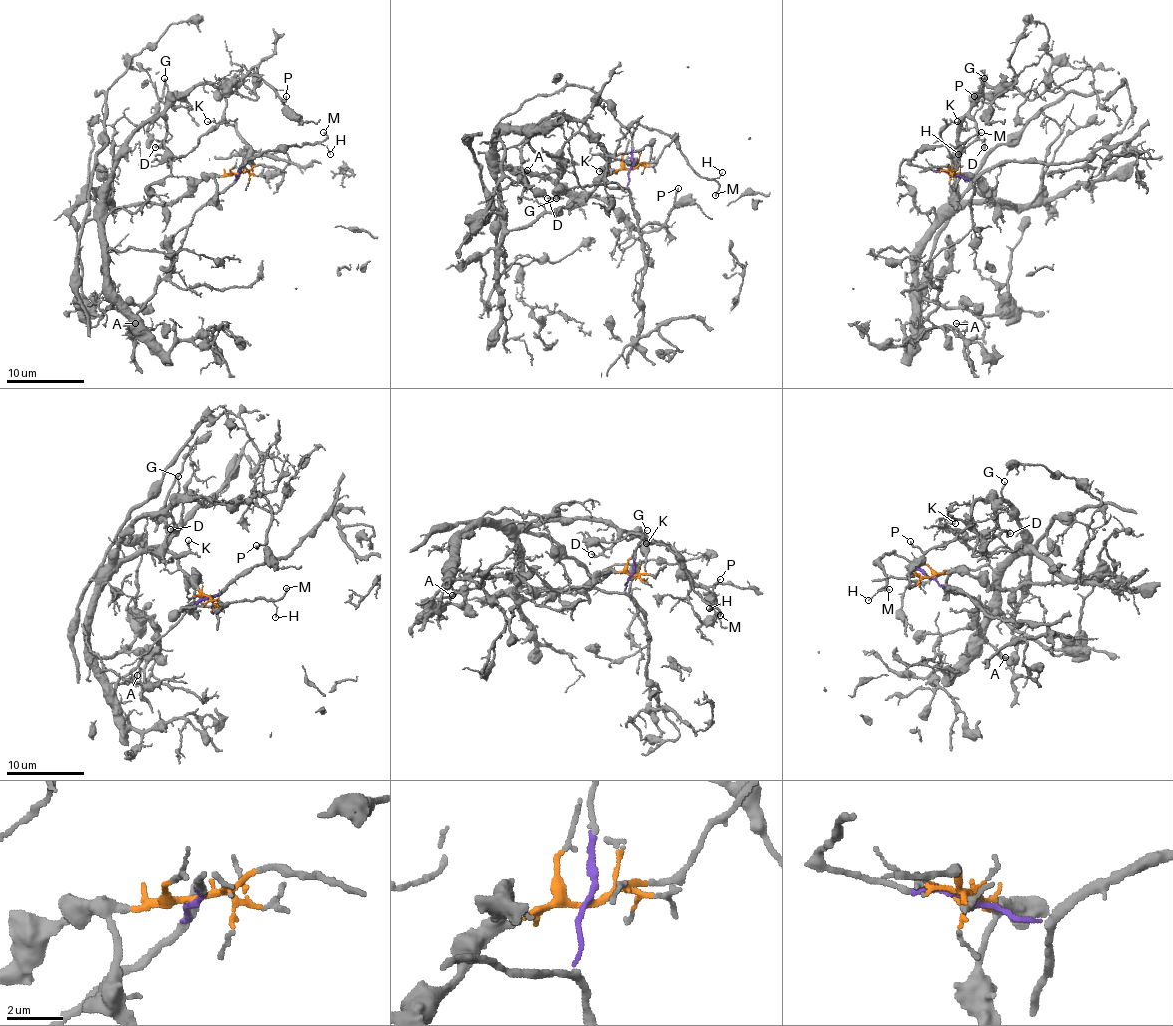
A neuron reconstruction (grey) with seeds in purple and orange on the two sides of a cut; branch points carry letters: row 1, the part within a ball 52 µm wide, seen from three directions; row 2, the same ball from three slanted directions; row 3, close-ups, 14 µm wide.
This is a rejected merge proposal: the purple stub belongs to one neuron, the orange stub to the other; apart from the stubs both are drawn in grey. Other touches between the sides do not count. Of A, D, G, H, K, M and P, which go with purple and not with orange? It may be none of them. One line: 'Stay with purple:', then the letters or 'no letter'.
Stay with purple: H, M

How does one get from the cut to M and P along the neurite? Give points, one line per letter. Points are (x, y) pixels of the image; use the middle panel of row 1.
M: (631, 168), (633, 131), (639, 125), (652, 127), (668, 135), (703, 178), (712, 178), (718, 183), (714, 195)
P: (631, 168), (506, 228), (497, 170), (547, 174), (604, 199), (644, 232), (666, 220), (677, 187)

